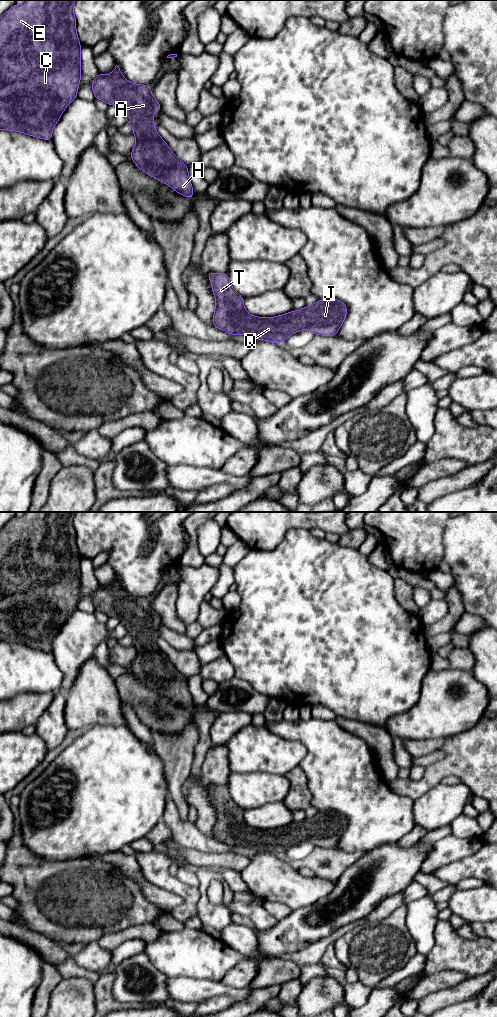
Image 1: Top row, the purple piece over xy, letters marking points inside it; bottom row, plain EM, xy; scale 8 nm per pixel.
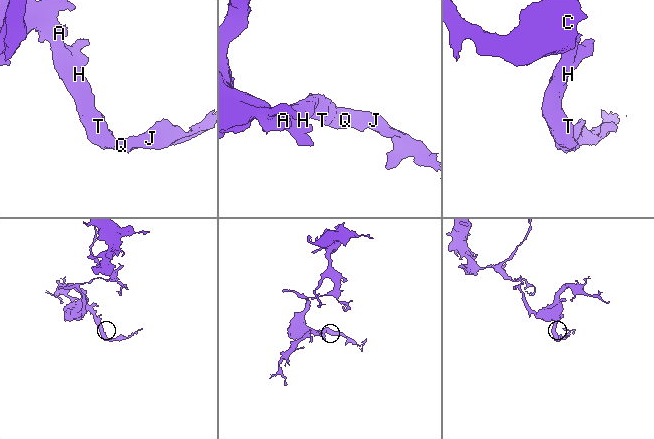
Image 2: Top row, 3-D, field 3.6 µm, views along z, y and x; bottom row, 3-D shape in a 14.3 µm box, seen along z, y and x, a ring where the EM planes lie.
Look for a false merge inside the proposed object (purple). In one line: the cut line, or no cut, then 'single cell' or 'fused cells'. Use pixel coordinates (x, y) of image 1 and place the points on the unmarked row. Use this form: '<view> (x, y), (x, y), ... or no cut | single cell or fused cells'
no cut | single cell

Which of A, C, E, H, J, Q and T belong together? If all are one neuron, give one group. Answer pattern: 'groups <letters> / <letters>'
groups A C E H J Q T

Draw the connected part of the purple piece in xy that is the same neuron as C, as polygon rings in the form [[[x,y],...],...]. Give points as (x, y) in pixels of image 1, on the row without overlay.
[[[25,512],[21,517],[12,518],[0,530],[0,641],[23,644],[27,647],[51,653],[52,641],[68,616],[77,609],[81,592],[81,557],[76,545],[73,523],[75,512]]]

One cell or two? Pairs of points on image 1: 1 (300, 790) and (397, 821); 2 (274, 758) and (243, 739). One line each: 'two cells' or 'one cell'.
1: two cells
2: one cell

